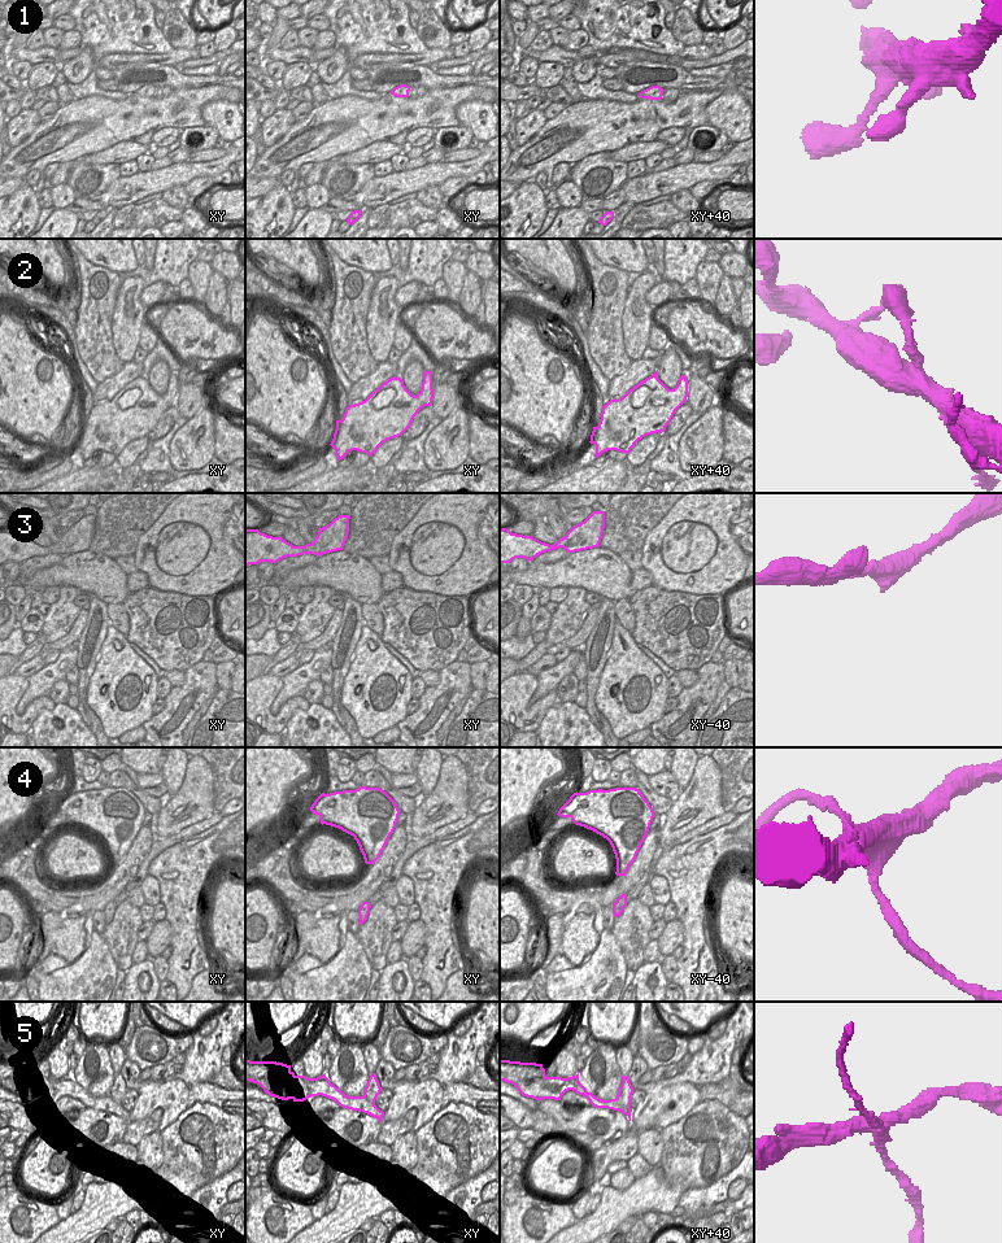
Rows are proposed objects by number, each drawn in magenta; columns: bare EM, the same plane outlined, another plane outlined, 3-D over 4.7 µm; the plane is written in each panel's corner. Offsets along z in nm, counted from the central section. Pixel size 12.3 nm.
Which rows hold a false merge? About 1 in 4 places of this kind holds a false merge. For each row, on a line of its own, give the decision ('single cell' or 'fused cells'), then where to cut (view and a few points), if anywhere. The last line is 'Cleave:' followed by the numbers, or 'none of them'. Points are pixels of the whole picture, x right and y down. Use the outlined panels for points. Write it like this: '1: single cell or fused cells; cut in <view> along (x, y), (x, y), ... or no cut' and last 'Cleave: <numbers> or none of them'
1: single cell; no cut
2: single cell; no cut
3: single cell; no cut
4: single cell; no cut
5: fused cells; cut in xy+40 along (617, 1097), (623, 1107), (622, 1112)
Cleave: 5

